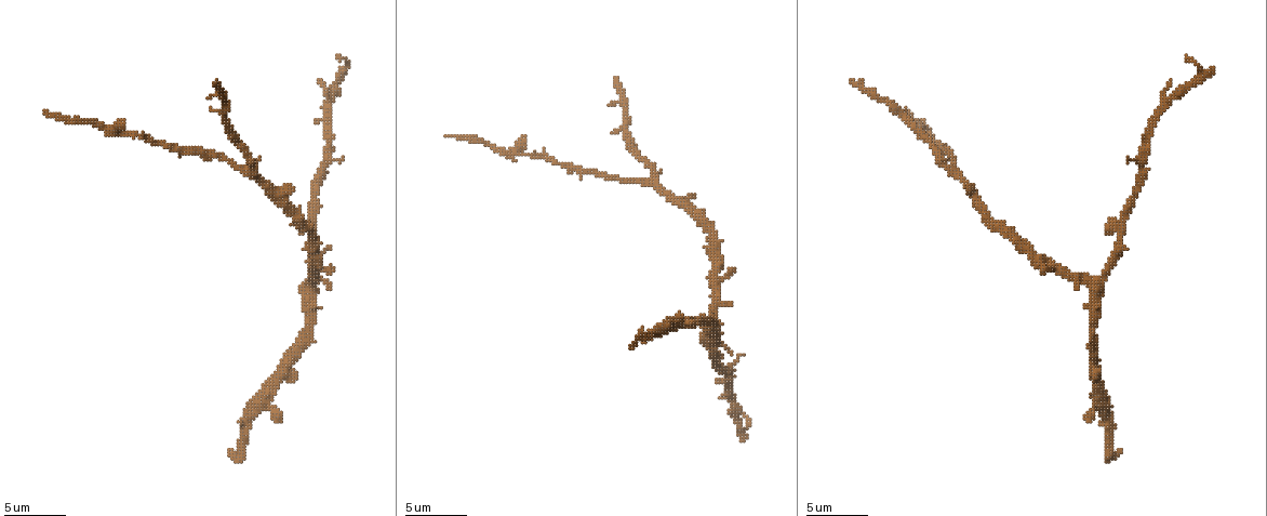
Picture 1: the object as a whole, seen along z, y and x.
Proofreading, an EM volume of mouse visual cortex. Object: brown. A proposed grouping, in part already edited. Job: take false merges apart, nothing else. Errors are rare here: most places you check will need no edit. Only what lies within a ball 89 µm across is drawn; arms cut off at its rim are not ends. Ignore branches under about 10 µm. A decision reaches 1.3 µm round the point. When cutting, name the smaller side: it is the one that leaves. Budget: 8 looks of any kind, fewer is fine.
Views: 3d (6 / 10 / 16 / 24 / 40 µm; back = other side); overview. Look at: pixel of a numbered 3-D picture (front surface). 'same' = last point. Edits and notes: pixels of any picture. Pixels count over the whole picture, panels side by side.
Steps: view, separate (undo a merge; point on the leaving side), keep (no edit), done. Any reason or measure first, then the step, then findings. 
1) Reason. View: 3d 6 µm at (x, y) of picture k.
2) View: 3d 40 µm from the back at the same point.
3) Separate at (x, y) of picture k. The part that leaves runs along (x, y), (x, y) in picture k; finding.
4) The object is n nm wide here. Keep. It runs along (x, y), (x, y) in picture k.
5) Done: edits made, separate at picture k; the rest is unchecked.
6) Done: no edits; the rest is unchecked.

View: 3d 10 µm at (1105, 277) of picture 1.

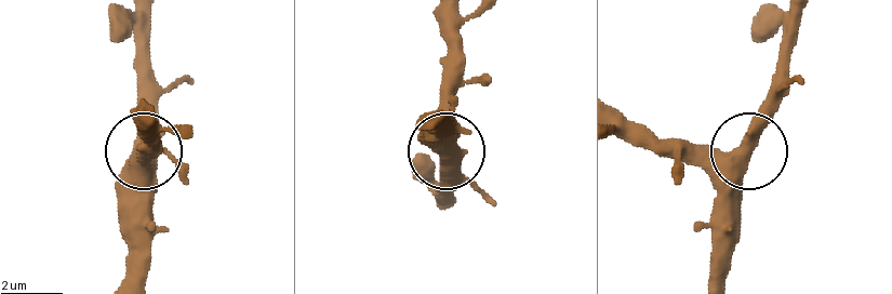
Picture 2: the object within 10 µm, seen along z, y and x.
View: 3d 6 µm at (451, 147) of picture 2.

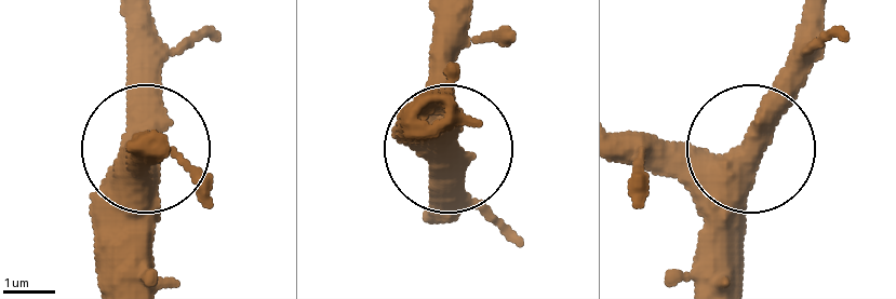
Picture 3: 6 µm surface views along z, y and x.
Keep. It runs along (618, 139), (744, 155), (722, 281) in picture 3; one neuron here.

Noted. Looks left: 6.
View: 3d 16 µm at (1031, 251) of picture 1.

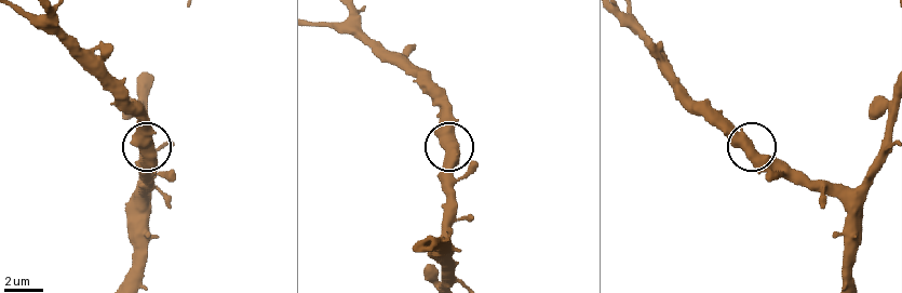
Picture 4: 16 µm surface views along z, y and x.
The side arm is 30 µm long. Keep. It runs along (739, 148), (757, 150), (790, 181) in picture 4; all the same neuron.

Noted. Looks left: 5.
A narrow waist. View: 3d 10 µm at (315, 198) of picture 1.

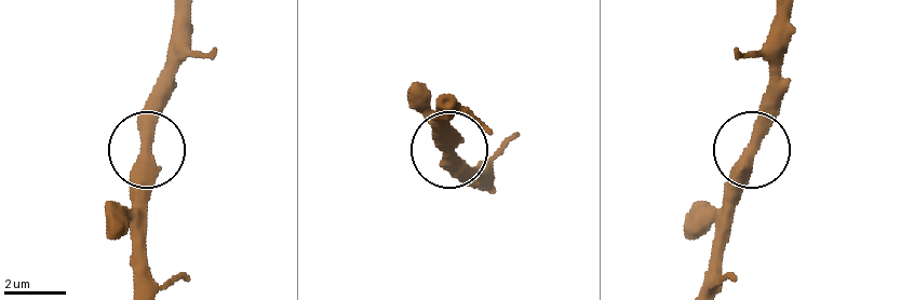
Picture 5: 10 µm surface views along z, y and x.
Zoom in. View: 3d 6 µm at (750, 149) of picture 5.

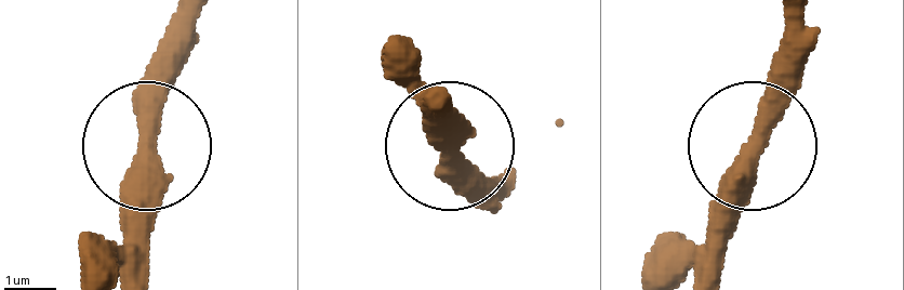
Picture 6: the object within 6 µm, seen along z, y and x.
The object is 410 nm wide here. Keep. It runs along (137, 271), (137, 167), (162, 29) in picture 6; continuous, no second neuron.

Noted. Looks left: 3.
Looks like a crossing. View: 3d 6 µm at (650, 179) of picture 1.

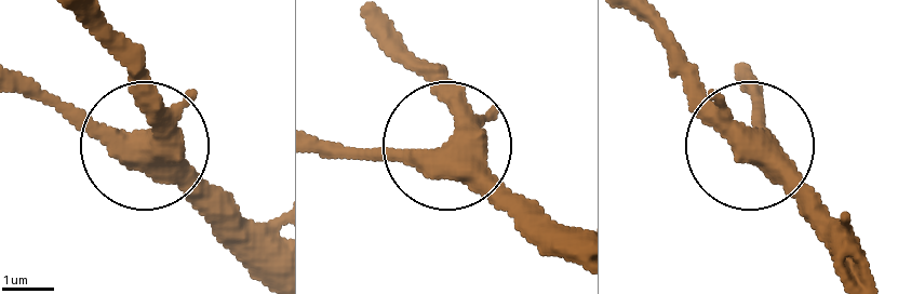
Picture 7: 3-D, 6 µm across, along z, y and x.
The object is 460 nm wide here. Keep. It runs along (255, 268), (143, 151), (151, 88), (130, 53) in picture 7; all the same neuron.

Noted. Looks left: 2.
Done: no edits; the rest is unchecked.

